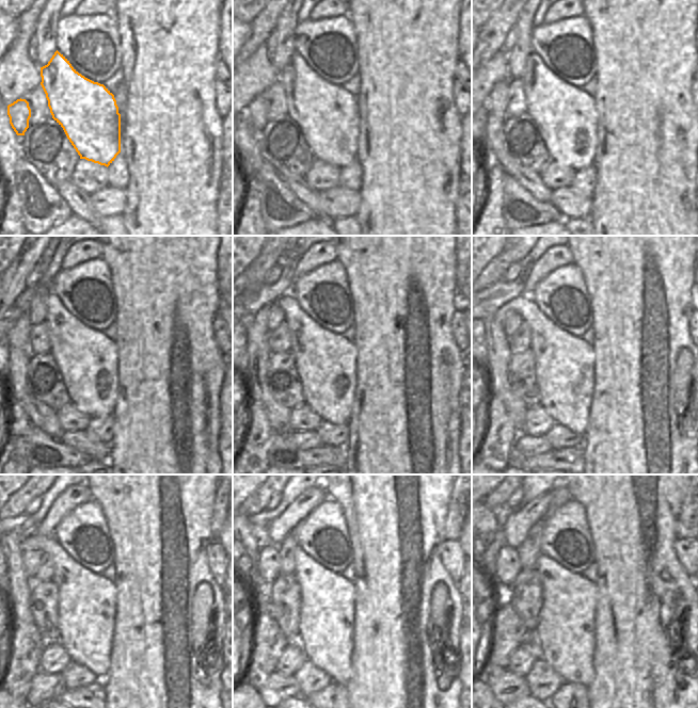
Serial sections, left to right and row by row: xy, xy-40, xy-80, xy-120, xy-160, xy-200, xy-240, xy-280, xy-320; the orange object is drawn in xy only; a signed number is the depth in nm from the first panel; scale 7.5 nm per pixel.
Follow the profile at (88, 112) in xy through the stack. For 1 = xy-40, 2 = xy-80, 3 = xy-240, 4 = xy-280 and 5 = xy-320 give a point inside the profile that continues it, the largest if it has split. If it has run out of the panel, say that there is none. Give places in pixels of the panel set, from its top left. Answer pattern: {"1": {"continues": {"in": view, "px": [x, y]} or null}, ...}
{"1": {"continues": {"in": "xy-40", "px": [327, 114]}}, "2": {"continues": {"in": "xy-80", "px": [566, 116]}}, "3": {"continues": {"in": "xy-240", "px": [86, 601]}}, "4": {"continues": {"in": "xy-280", "px": [327, 599]}}, "5": {"continues": {"in": "xy-320", "px": [566, 628]}}}

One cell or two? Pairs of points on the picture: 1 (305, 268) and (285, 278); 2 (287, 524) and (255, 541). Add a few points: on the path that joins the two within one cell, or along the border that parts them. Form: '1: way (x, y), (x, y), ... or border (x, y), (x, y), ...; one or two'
1: border (290, 268), (290, 277), (292, 279); two
2: border (267, 528), (267, 534), (271, 543); two

